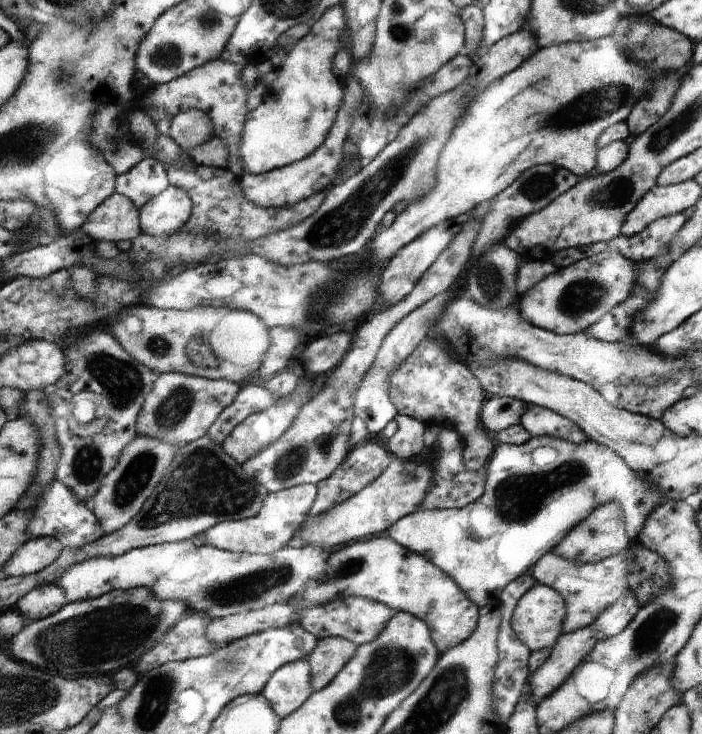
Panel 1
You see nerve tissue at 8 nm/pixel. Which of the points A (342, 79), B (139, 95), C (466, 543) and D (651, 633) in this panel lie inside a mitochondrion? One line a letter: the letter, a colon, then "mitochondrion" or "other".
A: other
B: other
C: other
D: mitochondrion

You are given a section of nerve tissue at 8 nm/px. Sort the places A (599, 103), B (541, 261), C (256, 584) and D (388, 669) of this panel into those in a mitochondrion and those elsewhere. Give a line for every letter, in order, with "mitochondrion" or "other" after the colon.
A: mitochondrion
B: other
C: mitochondrion
D: mitochondrion

